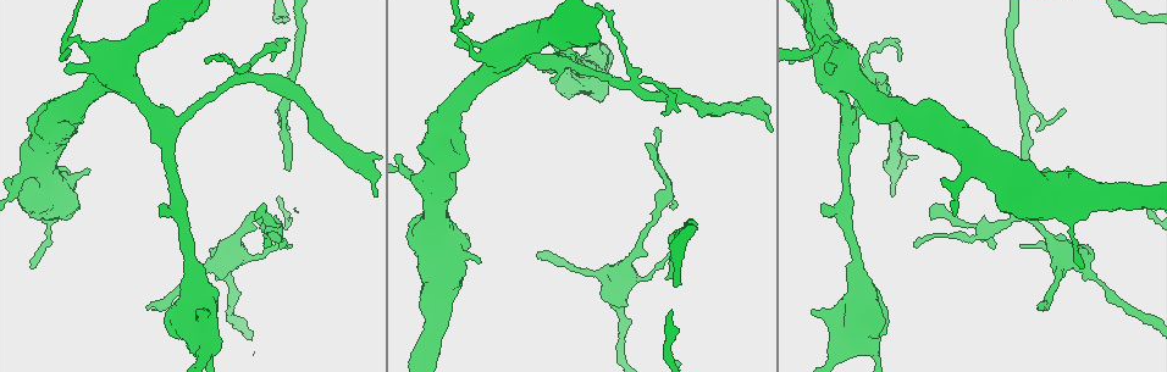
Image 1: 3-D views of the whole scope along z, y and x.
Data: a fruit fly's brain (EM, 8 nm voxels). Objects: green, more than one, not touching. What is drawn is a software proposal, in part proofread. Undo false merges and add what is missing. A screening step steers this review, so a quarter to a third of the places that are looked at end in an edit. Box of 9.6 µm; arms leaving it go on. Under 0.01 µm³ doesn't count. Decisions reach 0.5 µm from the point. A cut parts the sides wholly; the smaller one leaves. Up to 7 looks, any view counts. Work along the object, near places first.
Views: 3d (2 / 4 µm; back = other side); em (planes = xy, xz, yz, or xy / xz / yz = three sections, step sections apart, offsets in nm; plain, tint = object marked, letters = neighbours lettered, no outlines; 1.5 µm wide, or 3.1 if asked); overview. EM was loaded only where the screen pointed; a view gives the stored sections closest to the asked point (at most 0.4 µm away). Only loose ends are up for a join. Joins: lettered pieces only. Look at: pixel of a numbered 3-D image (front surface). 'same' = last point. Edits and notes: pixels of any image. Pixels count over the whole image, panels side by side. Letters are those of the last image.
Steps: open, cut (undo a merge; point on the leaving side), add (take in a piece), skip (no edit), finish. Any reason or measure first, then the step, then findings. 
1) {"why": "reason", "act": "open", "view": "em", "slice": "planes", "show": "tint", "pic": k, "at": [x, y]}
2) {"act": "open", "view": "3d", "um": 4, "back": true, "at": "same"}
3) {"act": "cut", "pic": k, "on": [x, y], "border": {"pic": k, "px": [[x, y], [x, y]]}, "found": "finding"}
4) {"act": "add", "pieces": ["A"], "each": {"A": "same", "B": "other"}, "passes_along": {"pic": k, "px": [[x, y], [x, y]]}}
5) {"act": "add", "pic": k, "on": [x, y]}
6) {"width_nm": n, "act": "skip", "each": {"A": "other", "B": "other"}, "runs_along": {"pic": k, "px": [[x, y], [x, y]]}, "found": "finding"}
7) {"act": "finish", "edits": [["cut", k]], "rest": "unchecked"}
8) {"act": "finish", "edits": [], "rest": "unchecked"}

{"why": "branch stops here", "act": "open", "view": "em", "slice": "xy", "step": 8, "show": "letters", "pic": 1, "at": [1042, 310]}

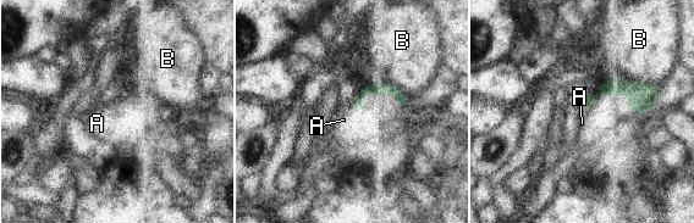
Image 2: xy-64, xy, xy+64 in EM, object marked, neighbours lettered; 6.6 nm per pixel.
{"why": "another direction", "act": "open", "view": "em", "slice": "planes", "show": "letters", "at": "same"}

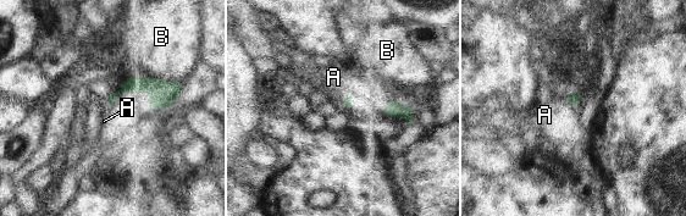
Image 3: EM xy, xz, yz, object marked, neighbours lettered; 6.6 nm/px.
{"longest_contact_nm": ["B", 340], "act": "add", "pieces": ["A"], "each": {"A": "same", "B": "other"}, "found": "it goes on there"}

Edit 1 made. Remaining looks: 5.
{"why": "branch stops here", "act": "open", "view": "em", "slice": "yz", "step": 4, "show": "tint", "pic": 1, "at": [285, 166]}

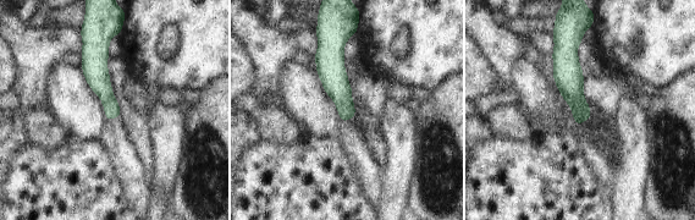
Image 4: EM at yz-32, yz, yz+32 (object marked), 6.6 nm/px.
{"why": "cut it another way", "act": "open", "view": "em", "slice": "planes", "show": "letters", "at": "same"}

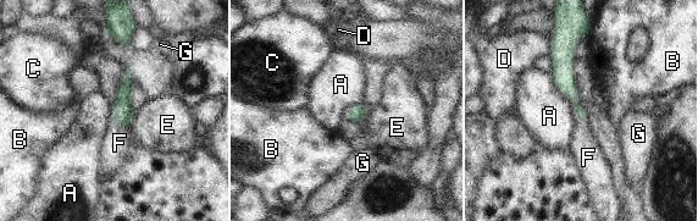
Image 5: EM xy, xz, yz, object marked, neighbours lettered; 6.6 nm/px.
{"act": "add", "pieces": ["F"], "each": {"A": "other", "B": "other", "C": "other", "D": "other", "E": "other", "F": "same", "G": "other"}, "passes_along": {"pic": 5, "px": [[122, 111], [122, 125], [120, 143]]}, "found": "the neuron continues"}

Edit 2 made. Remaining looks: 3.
{"why": "free end", "act": "open", "view": "em", "slice": "planes", "show": "letters", "pic": 1, "at": [549, 79]}

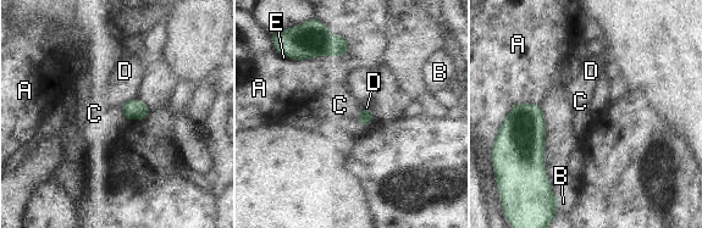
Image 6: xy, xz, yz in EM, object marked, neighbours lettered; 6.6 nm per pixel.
{"act": "skip", "each": {"A": "other", "B": "other", "C": "other", "D": "other", "E": "other"}, "found": "none of them fits"}

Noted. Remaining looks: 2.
{"act": "finish", "edits": [["add", 3], ["add", 5]], "rest": "unchecked"}

